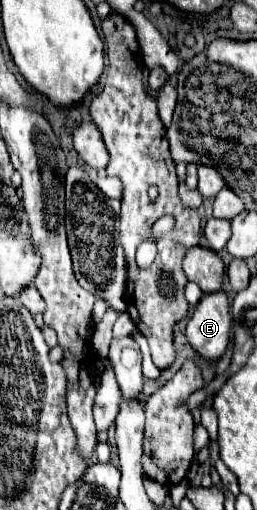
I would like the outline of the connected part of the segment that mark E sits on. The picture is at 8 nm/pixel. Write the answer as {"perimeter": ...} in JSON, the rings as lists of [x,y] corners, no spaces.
{"perimeter":[[[223,291],[203,295],[189,315],[187,341],[207,363],[217,363],[231,339],[231,313]]]}

